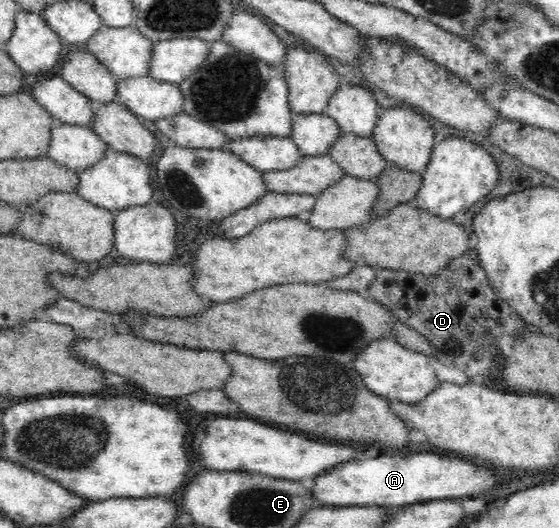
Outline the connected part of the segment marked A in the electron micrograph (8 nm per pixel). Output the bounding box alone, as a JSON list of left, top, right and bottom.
[307,449,497,507]

